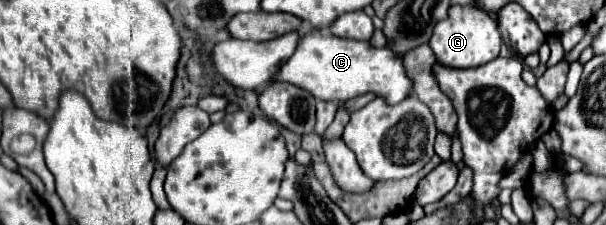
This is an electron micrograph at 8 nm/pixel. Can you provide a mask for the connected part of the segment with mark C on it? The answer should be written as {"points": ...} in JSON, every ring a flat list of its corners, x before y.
{"points":[[316,28,308,30,298,40,296,52,280,66,272,80,300,86,318,100,334,102,350,100,364,92,376,92,390,104,398,104,404,96,412,94,410,78,406,78,406,72,402,70,402,60,398,60,388,48,374,48,370,42,338,38]]}

